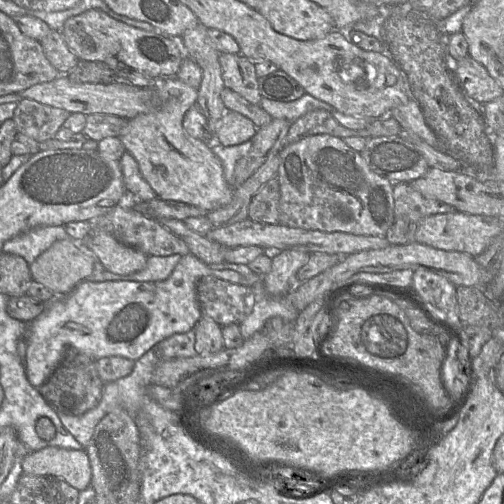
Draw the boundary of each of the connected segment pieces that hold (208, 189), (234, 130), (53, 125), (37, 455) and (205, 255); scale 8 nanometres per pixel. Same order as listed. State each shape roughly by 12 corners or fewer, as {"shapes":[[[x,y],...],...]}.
{"shapes":[[[153,86],[158,107],[119,138],[157,197],[207,212],[234,189],[183,117],[198,89]],[[226,110],[214,142],[233,146],[251,140],[258,128]],[[21,98],[18,133],[54,139],[70,112]],[[47,446],[27,454],[25,474],[91,486],[85,449]],[[183,221],[159,223],[207,265],[224,262],[224,248]]]}

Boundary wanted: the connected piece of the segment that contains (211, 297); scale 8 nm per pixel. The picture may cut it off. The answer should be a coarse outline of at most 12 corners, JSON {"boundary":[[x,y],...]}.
{"boundary":[[209,275],[196,290],[203,315],[221,327],[253,311],[251,287]]}

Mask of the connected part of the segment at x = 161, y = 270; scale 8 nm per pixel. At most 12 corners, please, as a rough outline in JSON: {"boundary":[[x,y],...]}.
{"boundary":[[148,256],[129,275],[107,270],[87,280],[157,282],[170,277],[182,256]]}

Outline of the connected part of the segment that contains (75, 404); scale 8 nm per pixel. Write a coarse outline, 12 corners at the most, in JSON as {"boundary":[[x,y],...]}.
{"boundary":[[69,347],[37,389],[55,411],[94,408],[104,382],[96,359]]}

